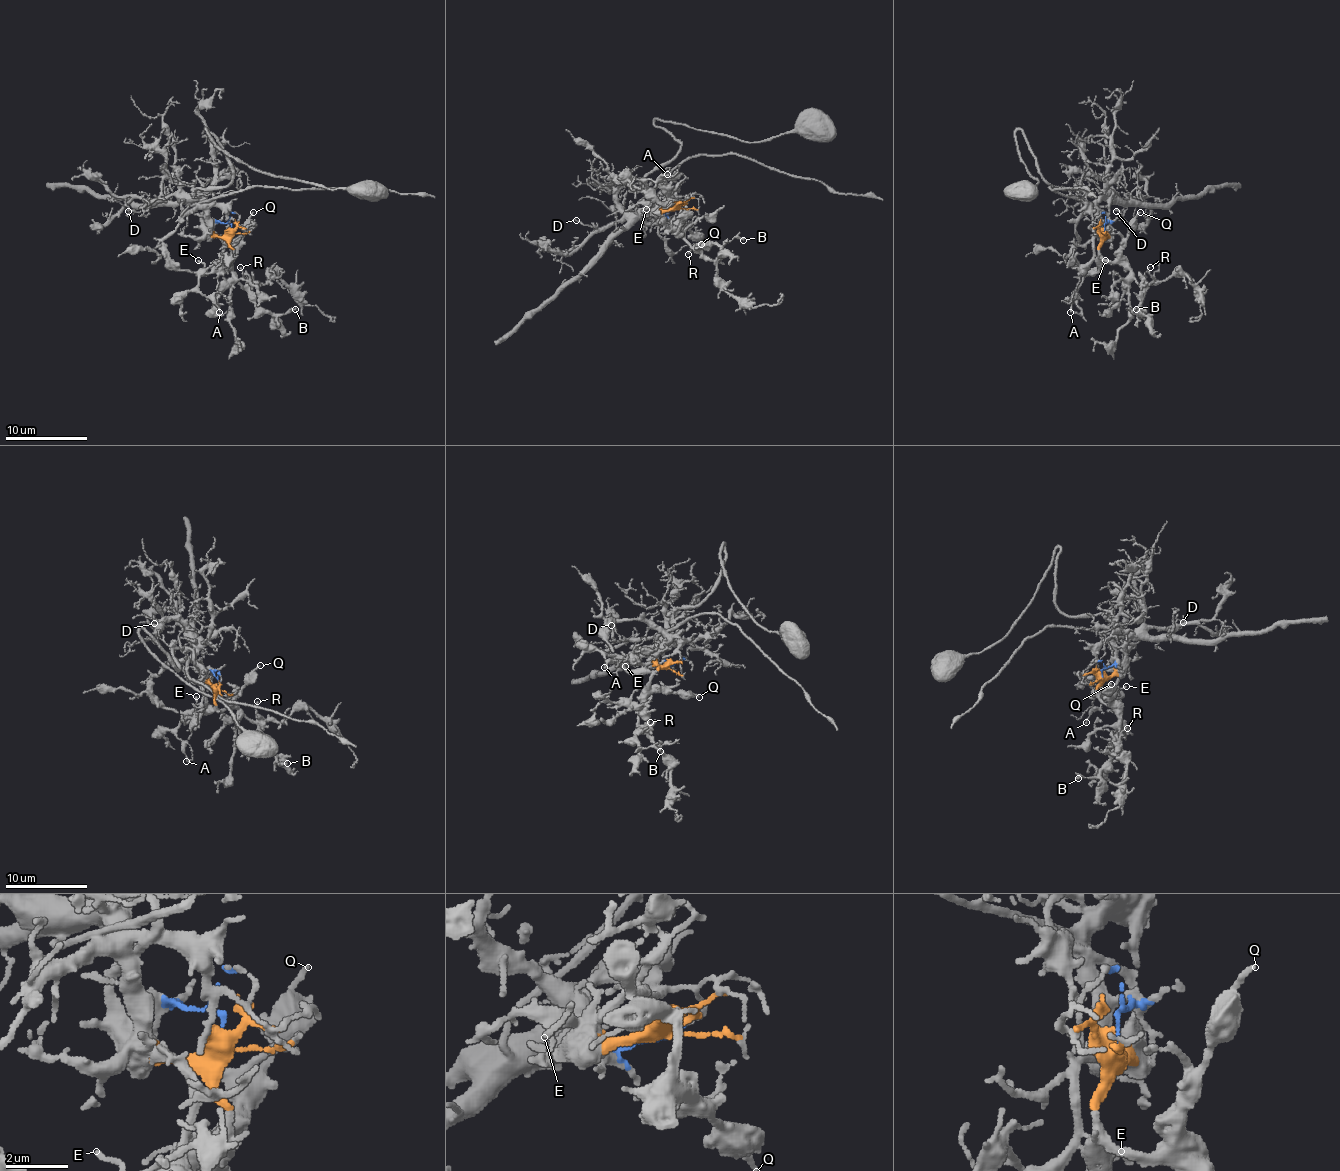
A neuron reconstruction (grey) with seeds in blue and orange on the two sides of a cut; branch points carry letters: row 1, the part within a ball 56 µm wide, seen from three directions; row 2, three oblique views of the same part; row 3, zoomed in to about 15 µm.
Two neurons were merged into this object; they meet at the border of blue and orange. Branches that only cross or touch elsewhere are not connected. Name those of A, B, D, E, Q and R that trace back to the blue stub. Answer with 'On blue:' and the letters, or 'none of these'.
On blue: D

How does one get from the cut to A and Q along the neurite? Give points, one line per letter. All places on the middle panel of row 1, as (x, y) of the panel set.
A: (678, 207), (680, 203), (662, 203), (647, 188), (647, 182), (668, 174)
Q: (678, 207), (695, 209), (699, 213), (688, 229), (701, 244)

